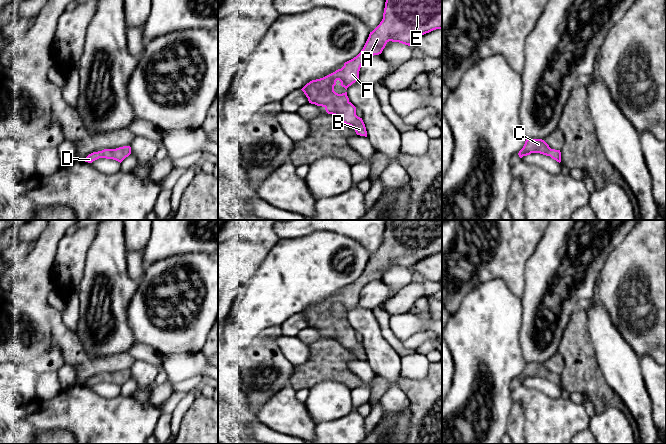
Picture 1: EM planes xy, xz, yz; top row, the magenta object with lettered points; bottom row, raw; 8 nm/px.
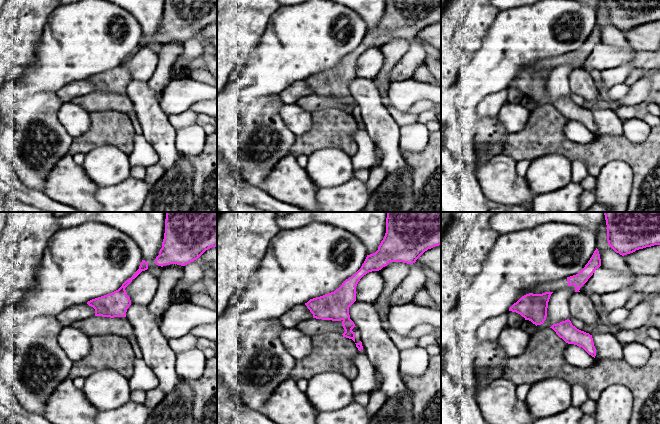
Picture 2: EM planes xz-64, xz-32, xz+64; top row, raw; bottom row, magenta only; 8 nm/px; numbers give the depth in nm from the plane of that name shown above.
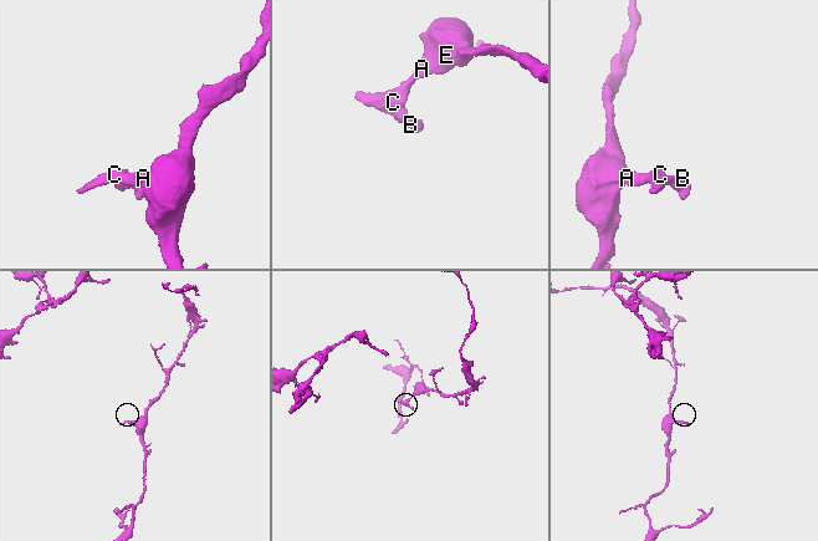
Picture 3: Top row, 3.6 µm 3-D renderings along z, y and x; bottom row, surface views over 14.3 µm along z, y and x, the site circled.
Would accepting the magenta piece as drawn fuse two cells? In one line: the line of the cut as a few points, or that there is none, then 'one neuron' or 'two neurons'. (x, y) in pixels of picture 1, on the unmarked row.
no cut; one neuron

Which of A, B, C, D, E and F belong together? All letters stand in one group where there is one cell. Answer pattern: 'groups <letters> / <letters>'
groups A B C D E F

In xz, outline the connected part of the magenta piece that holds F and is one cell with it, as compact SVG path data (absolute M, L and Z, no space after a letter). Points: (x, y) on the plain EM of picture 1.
M386 220L383 243L369 258L361 276L353 283L344 287L341 293L307 307L301 314L309 327L325 332L328 338L335 339L341 346L351 350L357 359L367 361L367 355L362 342L356 339L356 331L349 325L347 316L338 318L334 315L339 304L346 314L359 303L362 288L370 281L382 277L389 265L410 270L418 261L436 253L442 253L442 220Z

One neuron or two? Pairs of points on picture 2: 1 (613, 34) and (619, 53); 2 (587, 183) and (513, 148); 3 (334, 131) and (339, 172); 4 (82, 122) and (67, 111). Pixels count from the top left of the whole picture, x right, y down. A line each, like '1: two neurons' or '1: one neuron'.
1: two neurons
2: two neurons
3: two neurons
4: one neuron

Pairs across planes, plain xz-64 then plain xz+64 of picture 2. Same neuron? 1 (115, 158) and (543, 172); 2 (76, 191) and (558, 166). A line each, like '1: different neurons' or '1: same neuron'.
1: same neuron
2: different neurons

